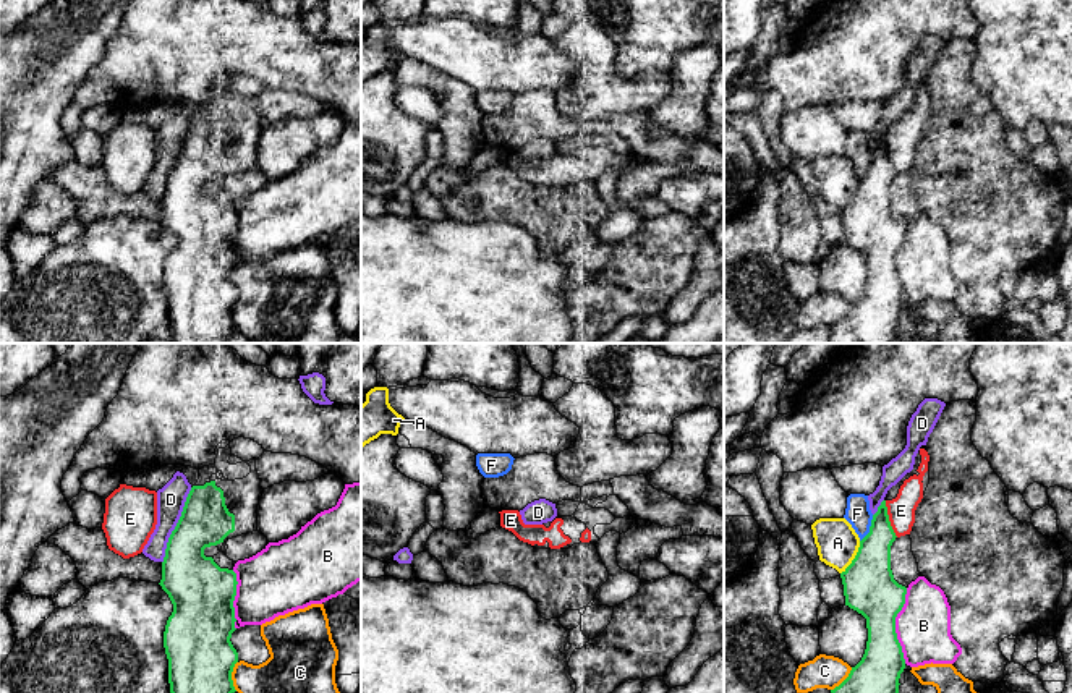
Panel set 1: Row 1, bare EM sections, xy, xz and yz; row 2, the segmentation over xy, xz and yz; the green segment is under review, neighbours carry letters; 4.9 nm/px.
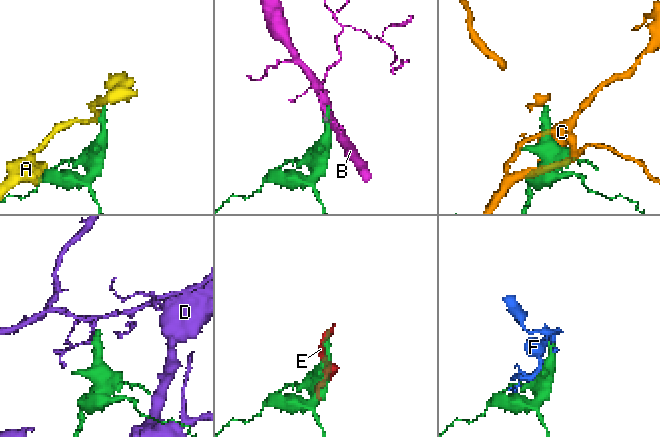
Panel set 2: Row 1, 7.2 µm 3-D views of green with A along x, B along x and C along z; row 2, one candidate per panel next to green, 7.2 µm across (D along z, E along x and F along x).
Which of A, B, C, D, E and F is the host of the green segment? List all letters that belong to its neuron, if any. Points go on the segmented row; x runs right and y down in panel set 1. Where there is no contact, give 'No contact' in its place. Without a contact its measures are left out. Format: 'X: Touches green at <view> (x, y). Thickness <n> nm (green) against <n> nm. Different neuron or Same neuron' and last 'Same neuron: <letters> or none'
A: Touches green at yz (855, 557). Thickness 260 nm (green) against 200 nm. Different neuron
B: Touches green at yz (894, 625). Thickness 260 nm (green) against 280 nm. Different neuron
C: Touches green at xy (230, 675). Thickness 340 nm (green) against 190 nm. Different neuron
D: Touches green at xy (177, 525). Thickness 260 nm (green) against 140 nm. Different neuron
E: Touches green at yz (888, 518). Thickness 190 nm (green) against 140 nm. Different neuron
F: Touches green at yz (870, 528). Thickness 240 nm (green) against 120 nm. Different neuron
Same neuron: none

